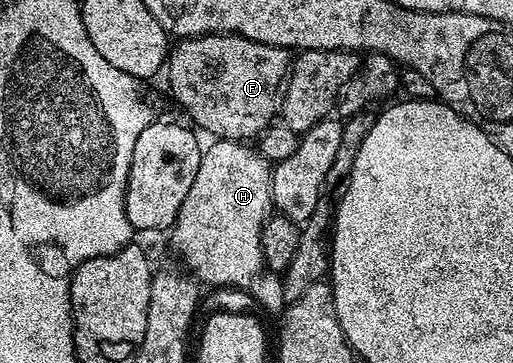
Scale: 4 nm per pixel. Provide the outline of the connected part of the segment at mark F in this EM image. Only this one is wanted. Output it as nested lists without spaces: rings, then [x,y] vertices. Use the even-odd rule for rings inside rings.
[[[194,34],[182,39],[178,44],[181,45],[177,49],[175,47],[172,49],[167,60],[169,88],[173,91],[174,98],[193,115],[192,123],[198,129],[206,128],[211,134],[210,137],[213,138],[224,137],[226,140],[249,142],[252,141],[252,136],[253,139],[260,137],[261,133],[274,123],[279,112],[279,93],[282,91],[291,67],[290,49],[255,42],[245,36],[232,34]],[[197,56],[221,56],[221,81],[217,84],[217,93],[207,97],[206,100],[197,93]]]

